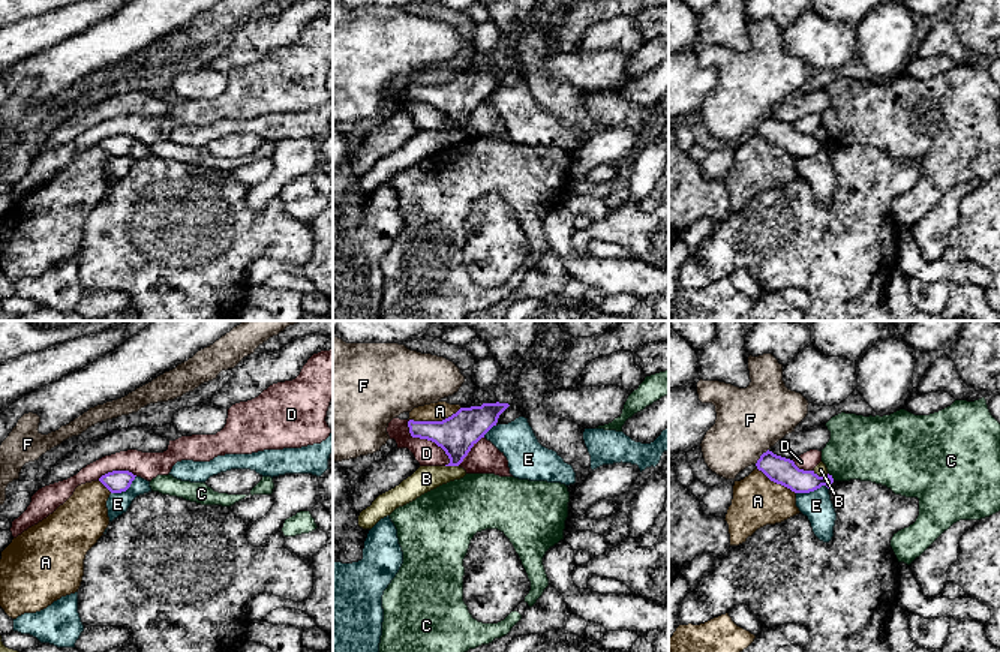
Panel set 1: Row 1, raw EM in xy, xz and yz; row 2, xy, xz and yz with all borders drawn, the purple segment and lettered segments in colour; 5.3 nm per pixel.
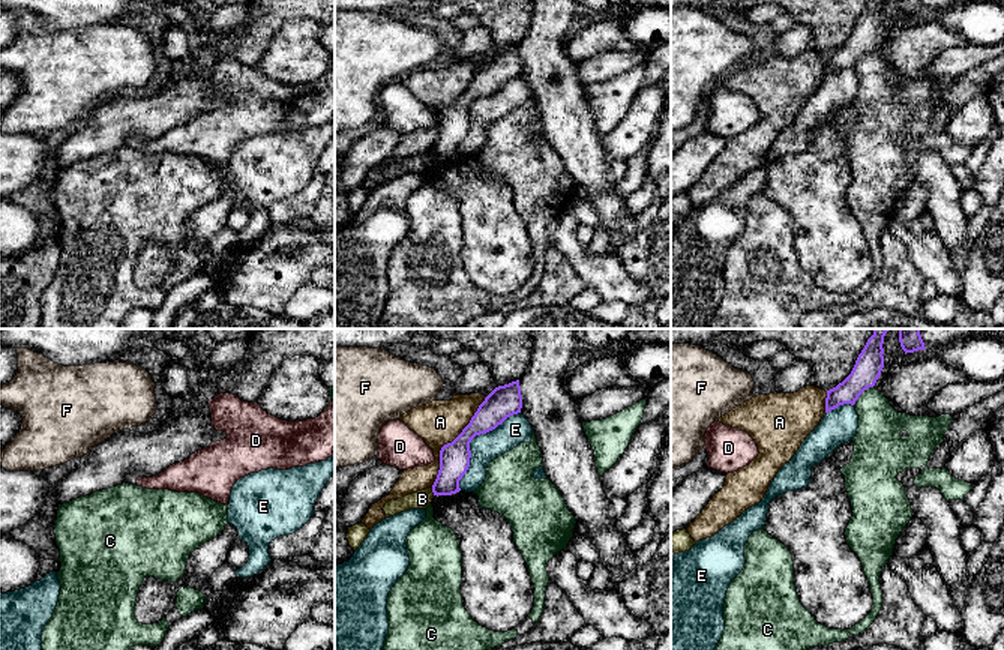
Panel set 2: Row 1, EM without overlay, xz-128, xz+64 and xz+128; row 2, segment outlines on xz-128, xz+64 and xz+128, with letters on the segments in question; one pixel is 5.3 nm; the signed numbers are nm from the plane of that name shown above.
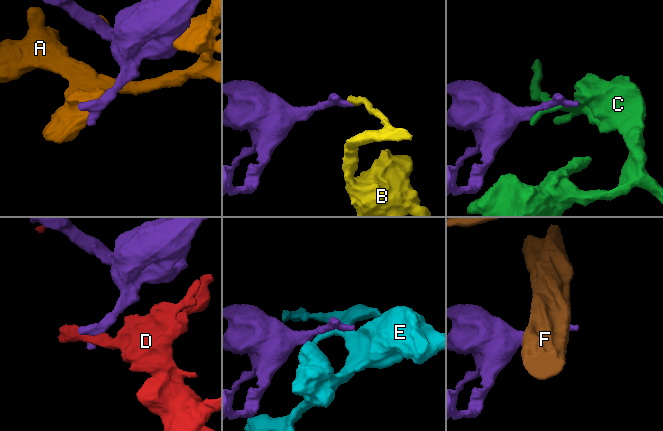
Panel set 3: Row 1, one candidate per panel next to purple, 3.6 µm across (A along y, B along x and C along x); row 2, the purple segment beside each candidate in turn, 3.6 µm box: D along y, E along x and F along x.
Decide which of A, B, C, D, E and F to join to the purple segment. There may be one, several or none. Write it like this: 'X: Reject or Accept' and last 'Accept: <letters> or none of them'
A: Reject
B: Reject
C: Reject
D: Reject
E: Reject
F: Reject
Accept: none of them

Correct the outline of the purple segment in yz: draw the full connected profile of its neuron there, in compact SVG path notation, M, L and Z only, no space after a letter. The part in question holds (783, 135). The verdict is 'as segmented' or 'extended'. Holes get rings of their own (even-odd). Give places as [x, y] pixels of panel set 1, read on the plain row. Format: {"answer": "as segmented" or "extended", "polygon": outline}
{"answer": "as segmented", "polygon": "M766 115L756 127L771 145L790 153L795 157L810 157L822 150L828 153L834 147L832 139L819 141L814 135L799 133L793 124Z"}

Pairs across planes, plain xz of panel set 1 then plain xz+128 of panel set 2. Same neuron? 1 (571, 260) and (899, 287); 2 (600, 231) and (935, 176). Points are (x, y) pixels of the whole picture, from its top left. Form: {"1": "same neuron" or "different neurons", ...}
{"1": "different neurons", "2": "different neurons"}

